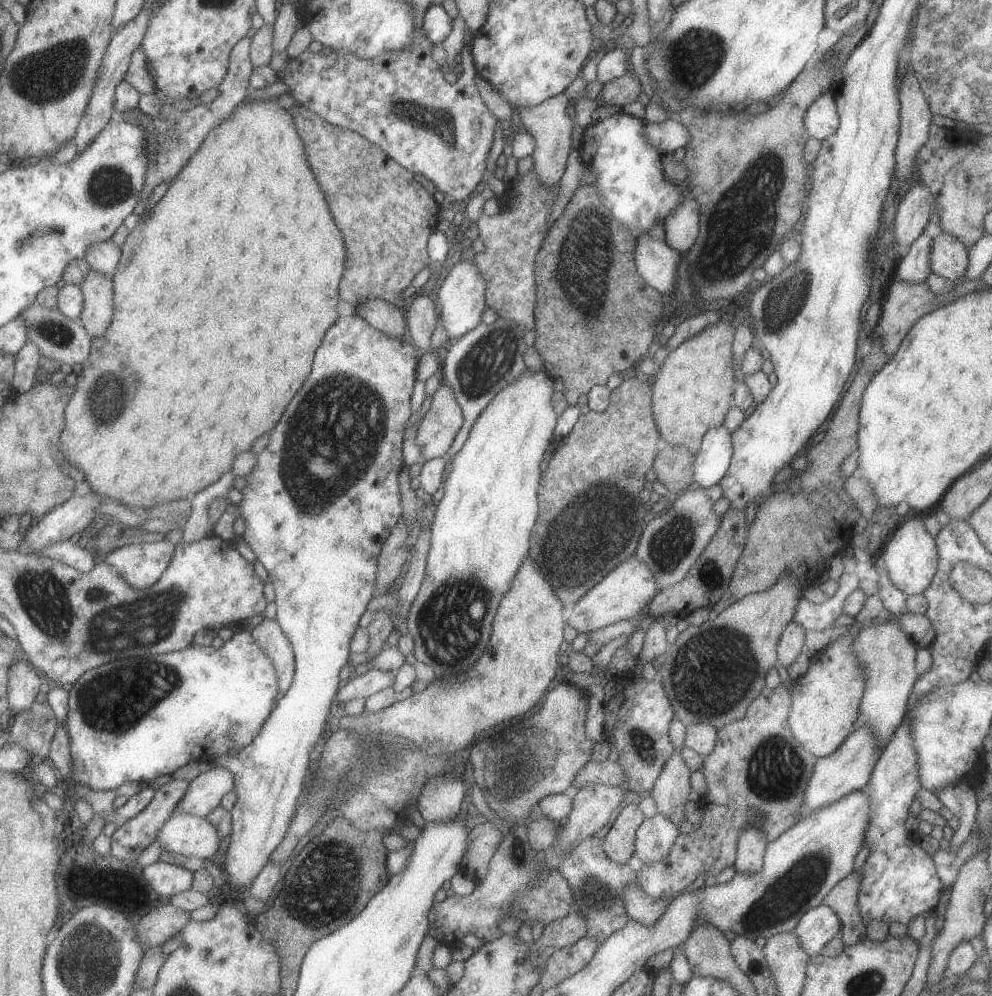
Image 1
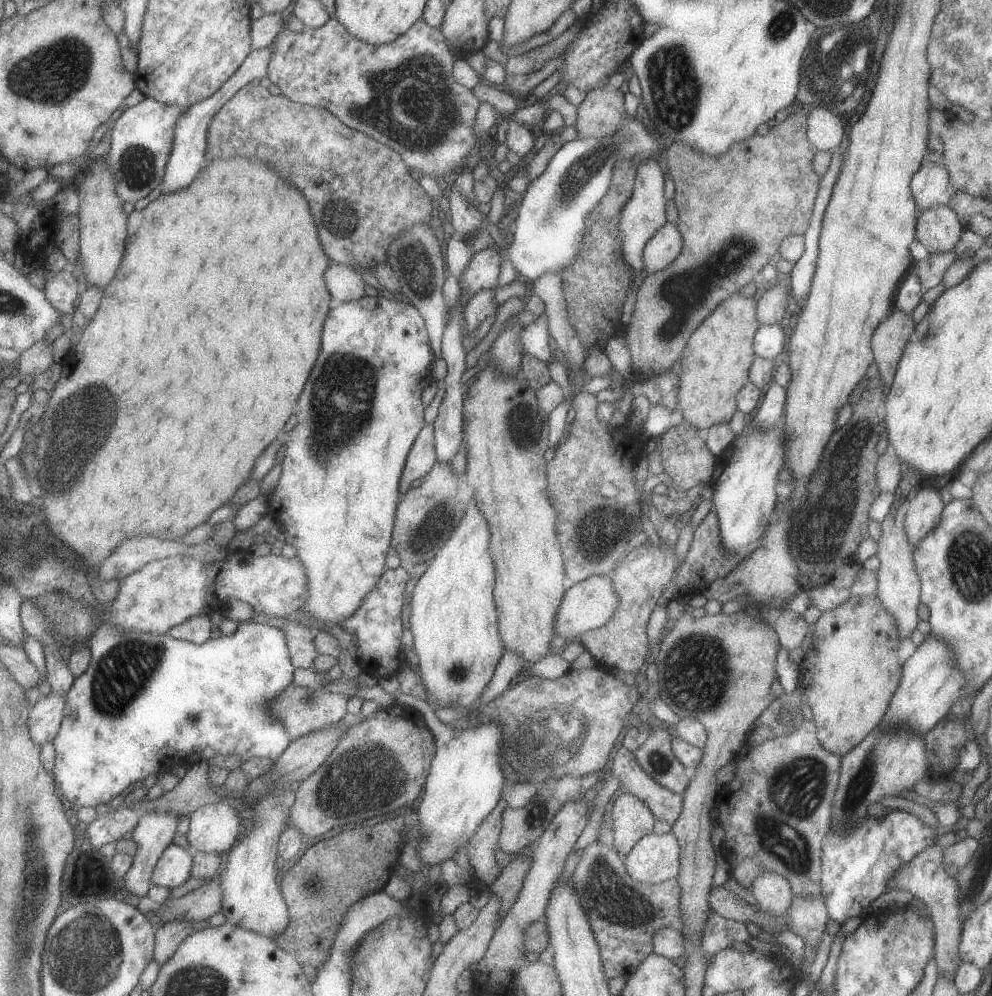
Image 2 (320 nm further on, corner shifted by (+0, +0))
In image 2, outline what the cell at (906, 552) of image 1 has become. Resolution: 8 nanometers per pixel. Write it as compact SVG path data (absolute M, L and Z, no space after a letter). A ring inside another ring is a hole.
M918 486L909 497L909 503L904 527L909 541L916 548L922 538L940 524L945 505L940 490L930 486Z

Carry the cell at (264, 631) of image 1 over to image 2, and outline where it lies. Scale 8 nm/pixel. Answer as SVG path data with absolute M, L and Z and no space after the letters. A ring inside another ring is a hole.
M298 621L287 622L282 628L287 632L295 665L314 670L316 659L321 655L316 644L317 631Z

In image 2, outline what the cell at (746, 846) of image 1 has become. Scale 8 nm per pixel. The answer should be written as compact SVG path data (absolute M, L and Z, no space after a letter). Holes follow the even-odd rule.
M764 871L753 883L752 894L762 912L770 917L787 918L794 894L783 876Z

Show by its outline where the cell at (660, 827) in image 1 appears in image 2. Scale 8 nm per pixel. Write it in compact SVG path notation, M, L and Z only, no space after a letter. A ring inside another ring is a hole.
M670 833L644 835L625 856L628 874L646 884L658 884L679 876L680 850Z

